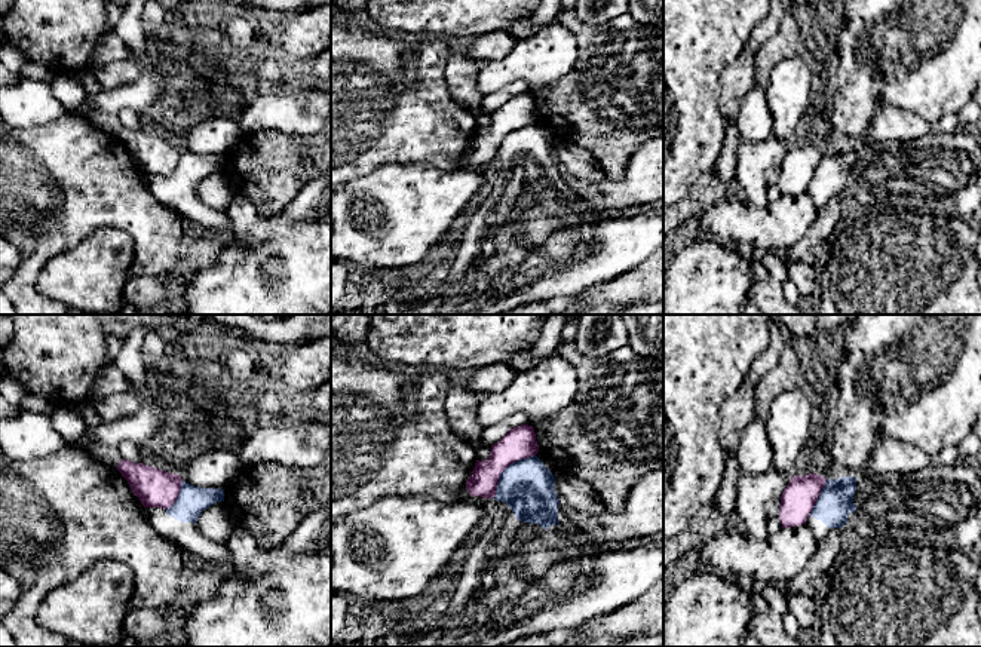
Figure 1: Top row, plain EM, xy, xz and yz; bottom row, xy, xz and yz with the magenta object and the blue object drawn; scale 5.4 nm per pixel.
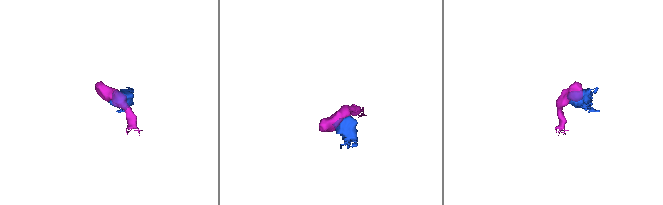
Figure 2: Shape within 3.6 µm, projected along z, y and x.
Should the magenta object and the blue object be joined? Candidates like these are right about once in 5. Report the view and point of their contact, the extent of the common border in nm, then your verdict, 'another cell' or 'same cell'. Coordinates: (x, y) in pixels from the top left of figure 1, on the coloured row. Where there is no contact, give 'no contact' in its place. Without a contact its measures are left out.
xz (506, 466) | 320 nm | another cell

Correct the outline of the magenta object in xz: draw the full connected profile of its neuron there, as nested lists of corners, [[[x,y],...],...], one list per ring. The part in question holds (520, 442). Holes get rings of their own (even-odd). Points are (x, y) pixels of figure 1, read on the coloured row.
[[[521,424],[511,429],[499,442],[491,445],[487,460],[476,460],[472,475],[466,481],[470,496],[493,499],[502,472],[512,463],[539,453],[533,426]]]

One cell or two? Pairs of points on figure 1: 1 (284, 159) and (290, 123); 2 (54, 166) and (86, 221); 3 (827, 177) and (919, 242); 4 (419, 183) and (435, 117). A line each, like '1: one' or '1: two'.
1: two
2: one
3: two
4: two

